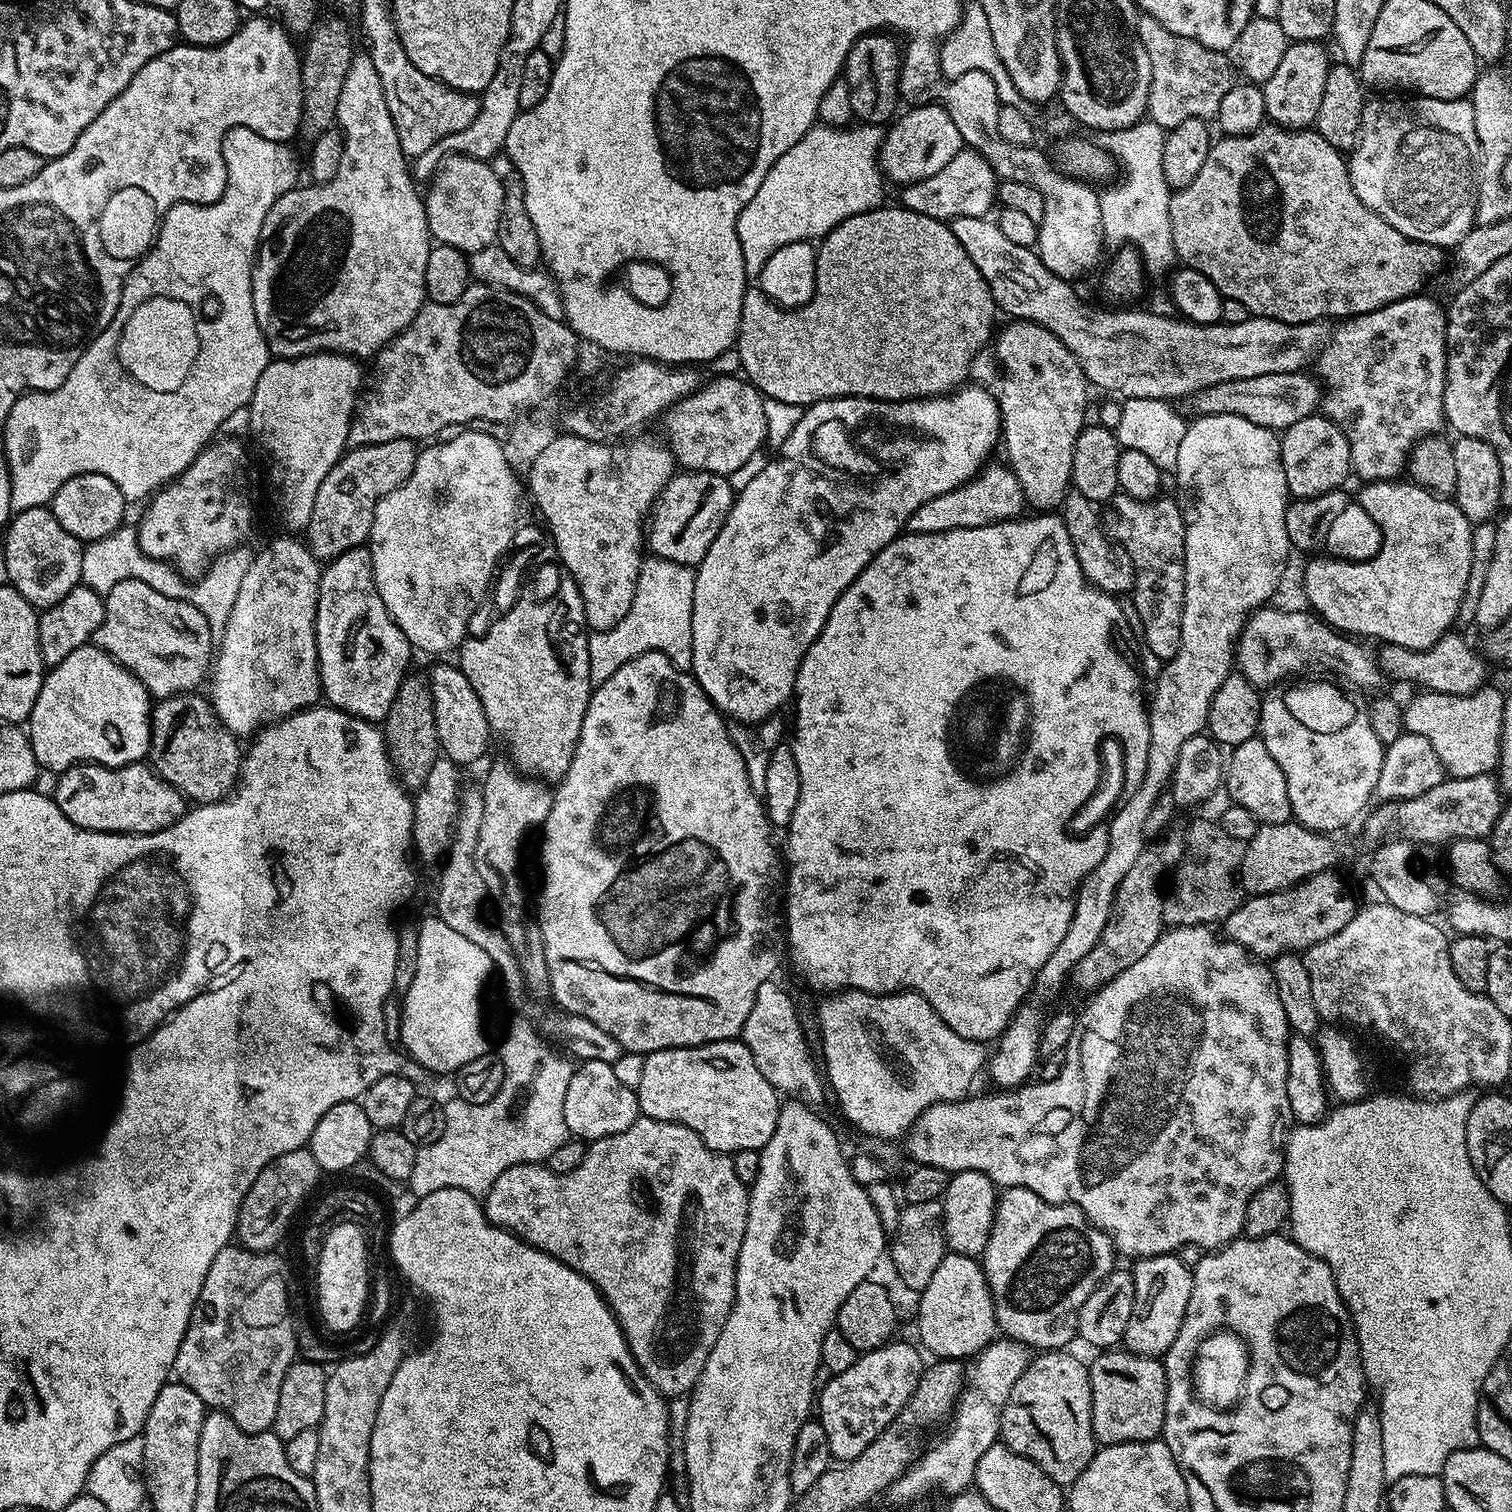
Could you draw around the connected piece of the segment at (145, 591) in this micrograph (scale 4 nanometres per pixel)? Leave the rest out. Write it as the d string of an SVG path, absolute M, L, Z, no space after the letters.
M138 578L118 582L104 596L104 617L94 643L129 668L156 700L197 691L214 664L214 630L202 610L186 598L170 598L154 586L146 586Z

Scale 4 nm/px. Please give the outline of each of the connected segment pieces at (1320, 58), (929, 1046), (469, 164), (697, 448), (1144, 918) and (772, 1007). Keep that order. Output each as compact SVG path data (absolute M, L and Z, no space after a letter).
M1298 40L1289 43L1282 63L1274 69L1274 75L1262 86L1266 98L1266 117L1271 123L1289 130L1308 130L1318 118L1318 106L1322 106L1322 93L1326 86L1326 74L1330 67L1328 52L1319 40Z
M841 990L825 995L821 1000L824 1001L818 1004L818 1019L824 1047L822 1068L831 1095L832 1092L836 1095L845 1118L858 1131L880 1140L903 1137L927 1108L947 1100L965 1099L973 1091L972 1083L986 1064L985 1045L978 1040L962 1038L962 1034L954 1034L922 994L907 990L891 994Z
M447 156L434 173L426 188L424 209L428 215L428 230L437 244L454 246L459 252L471 254L496 243L498 218L502 218L504 201L504 180L492 169L486 160L476 160L472 156Z
M739 375L736 376L720 376L717 380L701 383L700 387L696 391L691 392L688 396L683 396L676 404L672 404L668 411L663 413L662 421L664 420L664 428L668 431L666 435L667 447L671 448L673 456L676 457L677 465L681 469L689 472L713 472L719 476L731 477L732 472L736 472L756 451L760 448L760 443L763 445L766 440L766 410L764 409L765 397L756 389L755 384L749 382L747 379L741 378Z
M1171 832L1153 839L1156 841L1153 844L1151 841L1144 847L1142 854L1138 854L1138 862L1134 862L1130 874L1126 874L1126 878L1122 878L1122 882L1116 887L1116 898L1112 901L1112 917L1106 922L1106 930L1102 930L1098 946L1094 946L1094 950L1090 950L1090 954L1086 954L1086 958L1082 958L1082 962L1078 962L1078 966L1072 971L1071 983L1085 988L1088 994L1103 988L1115 976L1122 974L1122 970L1134 966L1134 962L1138 962L1138 958L1147 954L1150 946L1158 942L1160 933L1165 931L1165 893L1162 888L1160 892L1160 883L1163 880L1165 883L1166 877L1184 857L1185 833Z
M770 979L762 982L762 986L758 986L750 1018L746 1018L744 1023L742 1033L744 1045L748 1047L750 1054L754 1054L754 1062L758 1070L762 1070L766 1082L773 1084L777 1092L781 1094L793 1092L796 1095L793 1097L799 1098L803 1103L820 1106L816 1104L823 1102L826 1084L818 1071L817 1061L813 1060L810 1054L804 1031L798 1022L797 1001L795 999L792 1001L788 997L787 990L779 988L776 983L775 979Z

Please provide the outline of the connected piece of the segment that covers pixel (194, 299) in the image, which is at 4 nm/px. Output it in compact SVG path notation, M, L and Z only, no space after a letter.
M239 124L231 128L222 138L222 158L228 167L228 181L222 198L213 204L175 204L169 212L164 213L148 253L132 268L132 273L124 280L120 290L120 305L112 321L96 338L89 341L78 362L74 362L74 370L52 392L33 392L17 396L6 422L2 426L4 444L2 451L8 459L10 472L10 510L13 514L25 512L31 508L42 508L51 505L54 494L62 482L74 478L78 474L106 474L118 490L122 490L125 501L147 501L149 497L160 491L164 485L182 475L186 466L194 462L194 458L203 448L212 443L214 437L223 429L226 418L234 414L234 410L247 408L251 405L254 386L258 386L258 378L262 378L262 370L270 362L268 343L258 326L258 318L254 314L254 298L252 297L252 267L256 265L256 253L265 235L264 223L269 223L272 207L282 194L291 192L297 187L296 156L287 143L281 142L271 135L255 132Z

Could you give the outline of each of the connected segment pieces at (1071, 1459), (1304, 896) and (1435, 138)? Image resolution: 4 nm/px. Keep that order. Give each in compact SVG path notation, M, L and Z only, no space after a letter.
M1044 1350L1029 1363L1028 1369L1014 1382L1010 1398L1000 1412L999 1439L1010 1450L1028 1456L1055 1484L1071 1486L1086 1470L1098 1451L1098 1441L1092 1429L1092 1395L1090 1394L1089 1365L1083 1364L1068 1350Z
M1336 870L1319 872L1282 892L1270 892L1267 896L1248 896L1222 921L1222 928L1228 931L1225 932L1227 939L1240 944L1257 960L1265 962L1271 962L1285 954L1300 954L1318 946L1318 942L1326 942L1326 938L1330 938L1330 934L1338 934L1338 930L1342 930L1342 926L1346 926L1346 922L1350 922L1350 918L1354 918L1358 910L1358 903L1352 897L1347 882L1338 873Z
M1412 94L1409 100L1369 99L1362 110L1356 146L1347 157L1348 177L1354 194L1374 214L1386 218L1406 238L1455 249L1476 224L1476 182L1480 143L1474 130L1471 99L1439 100Z

